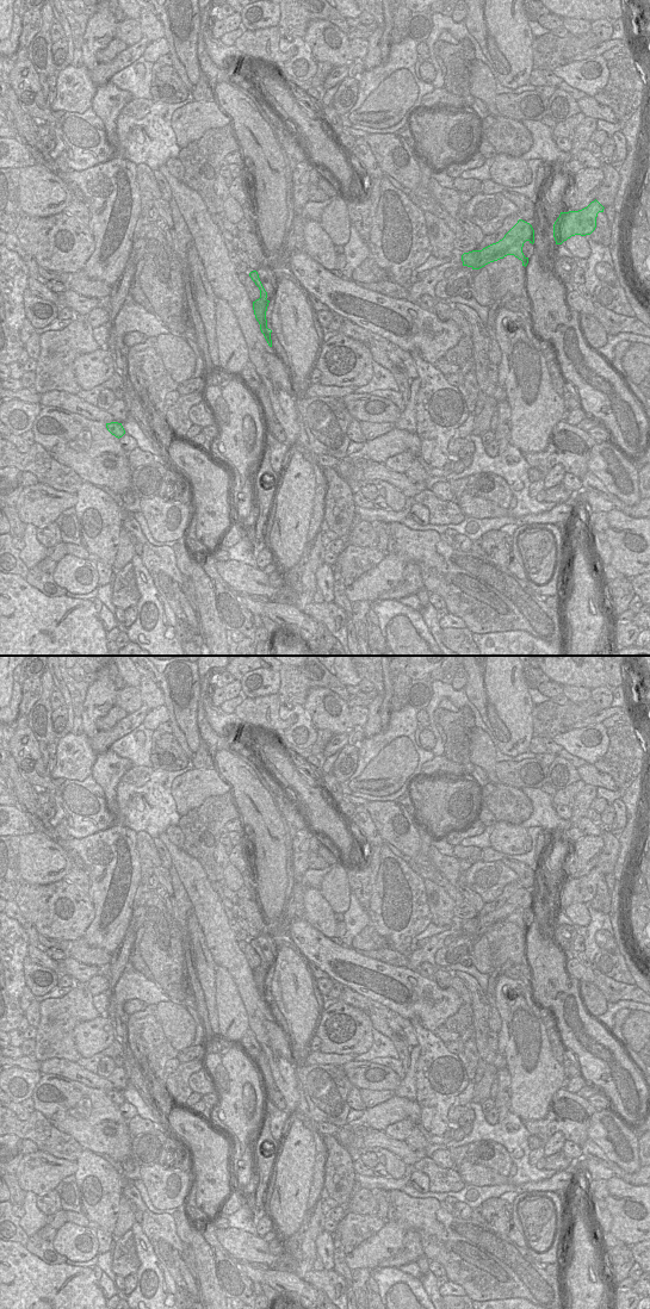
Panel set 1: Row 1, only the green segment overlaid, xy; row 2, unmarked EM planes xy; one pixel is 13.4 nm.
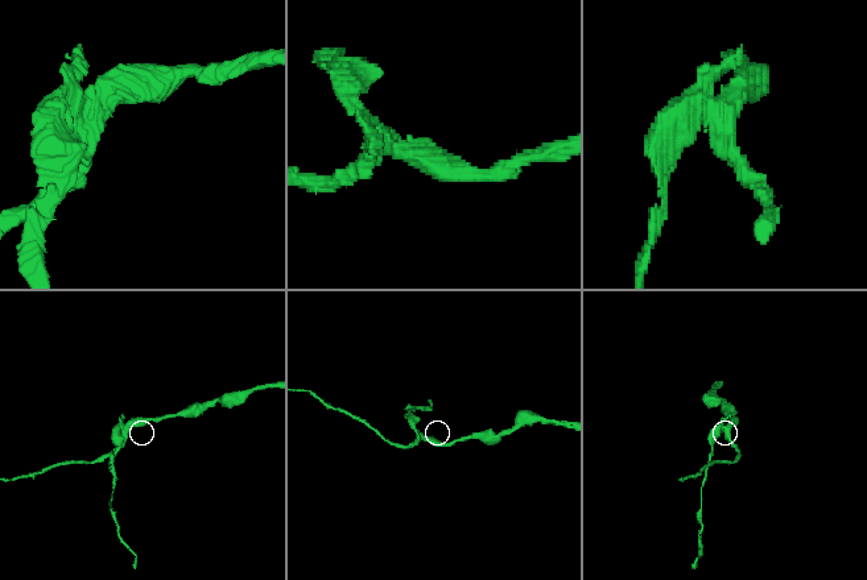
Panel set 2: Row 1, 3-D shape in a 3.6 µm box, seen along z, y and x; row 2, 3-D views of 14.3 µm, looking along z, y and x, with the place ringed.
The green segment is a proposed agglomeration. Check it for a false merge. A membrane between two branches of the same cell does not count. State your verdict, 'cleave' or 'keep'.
cleave

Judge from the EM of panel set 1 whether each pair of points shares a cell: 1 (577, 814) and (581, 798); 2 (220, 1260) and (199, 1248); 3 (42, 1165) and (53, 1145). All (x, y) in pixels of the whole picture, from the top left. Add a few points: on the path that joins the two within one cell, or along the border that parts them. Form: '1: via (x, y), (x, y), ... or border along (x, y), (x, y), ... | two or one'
1: via (579, 811), (581, 801) | one
2: border along (202, 1233), (212, 1249), (215, 1276), (220, 1285) | two
3: border along (38, 1149), (57, 1158), (75, 1161) | two

